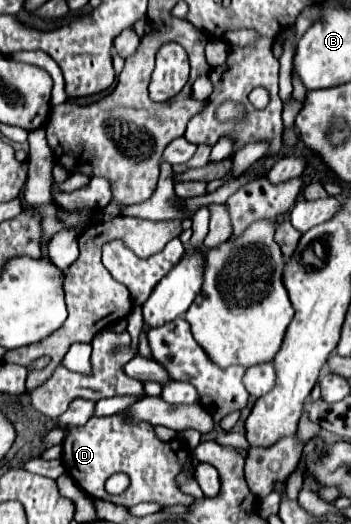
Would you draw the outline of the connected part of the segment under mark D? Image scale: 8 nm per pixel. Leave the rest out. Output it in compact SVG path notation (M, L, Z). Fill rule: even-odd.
M120 415L112 417L92 417L84 427L70 427L62 445L62 463L66 473L86 491L90 497L104 499L116 505L132 507L142 501L158 501L164 507L190 505L194 497L184 495L176 485L176 475L190 451L176 441L160 441L148 423L124 423ZM114 473L126 473L130 477L130 487L122 495L108 495L104 483Z

